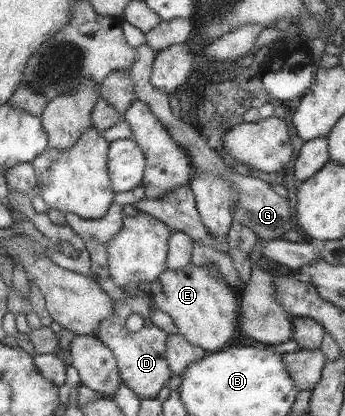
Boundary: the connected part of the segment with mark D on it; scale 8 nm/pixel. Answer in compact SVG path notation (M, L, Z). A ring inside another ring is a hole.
M144 293L139 297L129 296L123 300L113 301L112 314L101 321L99 329L92 331L93 335L114 355L122 384L131 389L139 399L155 398L155 393L163 387L163 383L171 375L167 369L167 333L157 329L149 321L149 303L151 300L149 294ZM131 313L137 313L143 319L142 327L136 332L130 332L125 328L125 319Z

